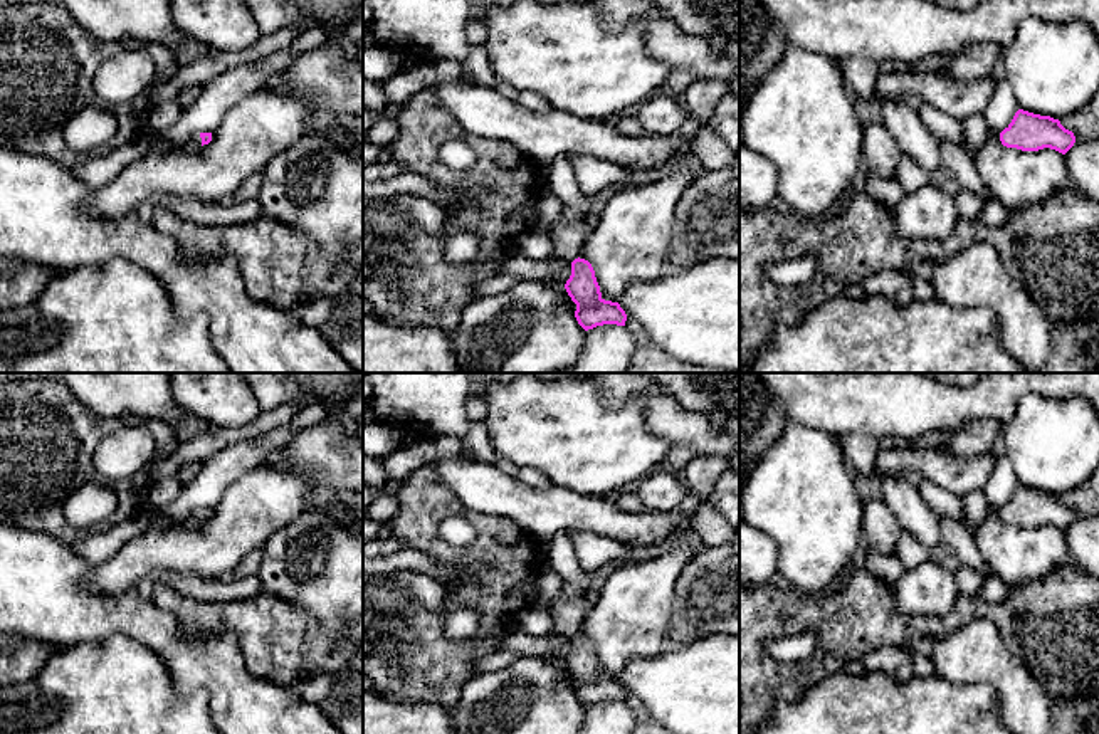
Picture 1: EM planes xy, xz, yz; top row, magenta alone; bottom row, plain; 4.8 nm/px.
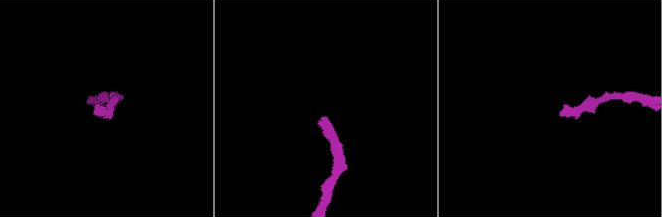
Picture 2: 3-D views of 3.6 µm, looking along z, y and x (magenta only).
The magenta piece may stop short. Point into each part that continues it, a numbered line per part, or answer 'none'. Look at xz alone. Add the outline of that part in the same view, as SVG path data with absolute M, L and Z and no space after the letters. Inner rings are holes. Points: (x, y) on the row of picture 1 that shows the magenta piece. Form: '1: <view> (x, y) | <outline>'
1: xz (543, 212) | M546 188L533 195L521 215L531 233L550 240L556 257L573 262L580 255L583 242L590 237L592 227L586 222L565 222L563 203Z

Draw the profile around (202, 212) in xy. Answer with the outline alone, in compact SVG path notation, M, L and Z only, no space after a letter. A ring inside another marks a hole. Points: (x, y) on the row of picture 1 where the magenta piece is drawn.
M158 197L153 205L163 205L181 218L200 225L240 225L262 215L259 200L234 202L223 205L220 202L200 202L183 197Z

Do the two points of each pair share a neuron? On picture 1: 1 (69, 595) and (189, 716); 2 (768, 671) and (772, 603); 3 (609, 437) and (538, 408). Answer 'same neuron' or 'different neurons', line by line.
1: different neurons
2: same neuron
3: same neuron

